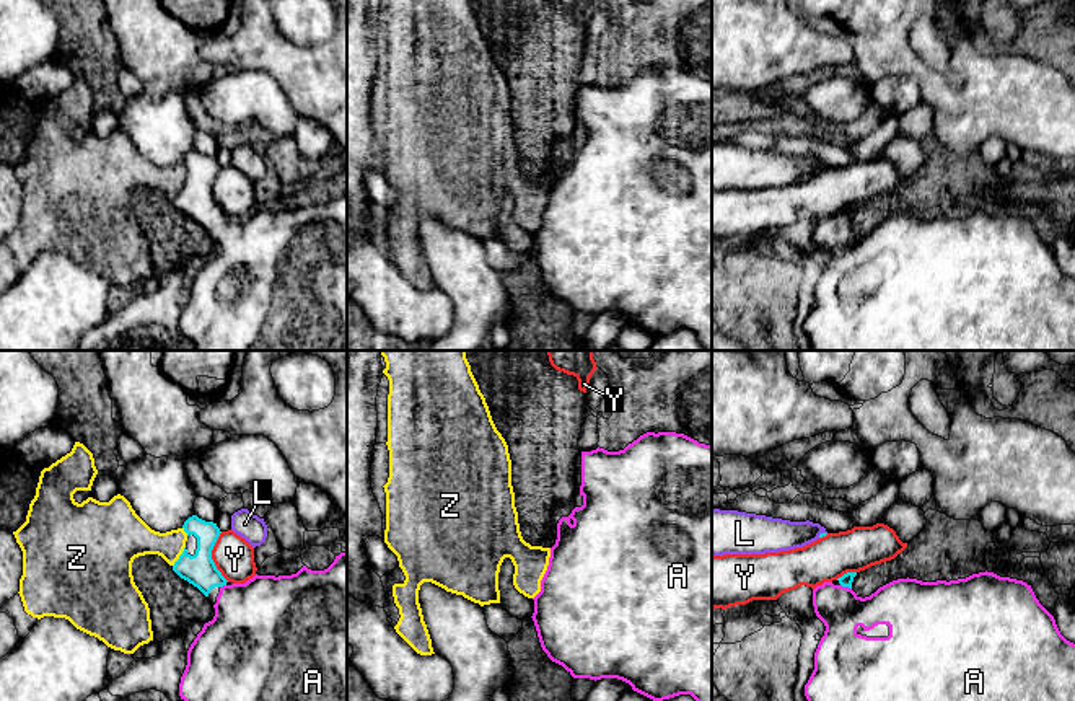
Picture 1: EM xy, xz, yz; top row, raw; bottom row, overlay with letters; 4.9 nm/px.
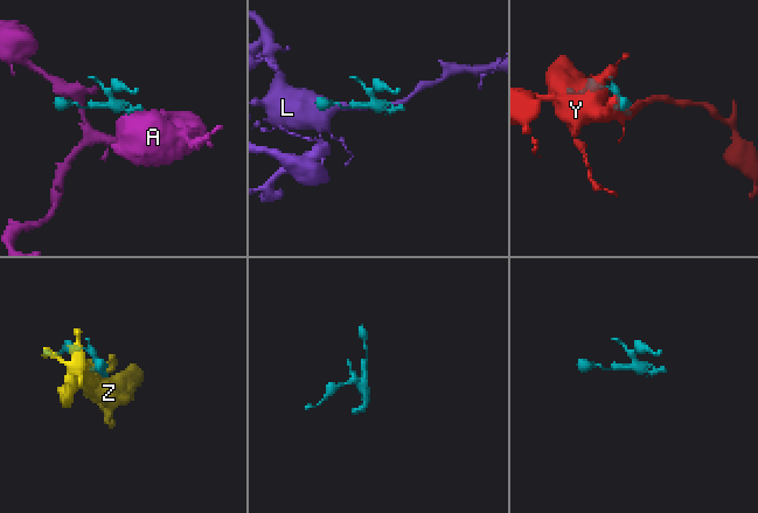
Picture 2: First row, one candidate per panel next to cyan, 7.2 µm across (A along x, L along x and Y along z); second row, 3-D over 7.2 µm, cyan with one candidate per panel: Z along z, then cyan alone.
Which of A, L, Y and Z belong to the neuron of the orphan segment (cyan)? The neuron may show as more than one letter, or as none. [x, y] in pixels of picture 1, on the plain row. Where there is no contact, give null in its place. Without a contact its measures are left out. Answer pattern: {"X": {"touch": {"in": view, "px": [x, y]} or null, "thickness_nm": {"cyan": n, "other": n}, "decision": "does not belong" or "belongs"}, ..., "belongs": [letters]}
{"A": {"touch": {"in": "yz", "px": [846, 220]}, "thickness_nm": {"cyan": 60, "other": 220}, "decision": "belongs"}, "L": {"touch": {"in": "yz", "px": [821, 168]}, "thickness_nm": {"cyan": 20, "other": 180}, "decision": "does not belong"}, "Y": {"touch": {"in": "xy", "px": [210, 191]}, "thickness_nm": {"cyan": 160, "other": 200}, "decision": "does not belong"}, "Z": {"touch": {"in": "xy", "px": [179, 191]}, "thickness_nm": {"cyan": 160, "other": 190}, "decision": "does not belong"}, "belongs": ["A"]}

